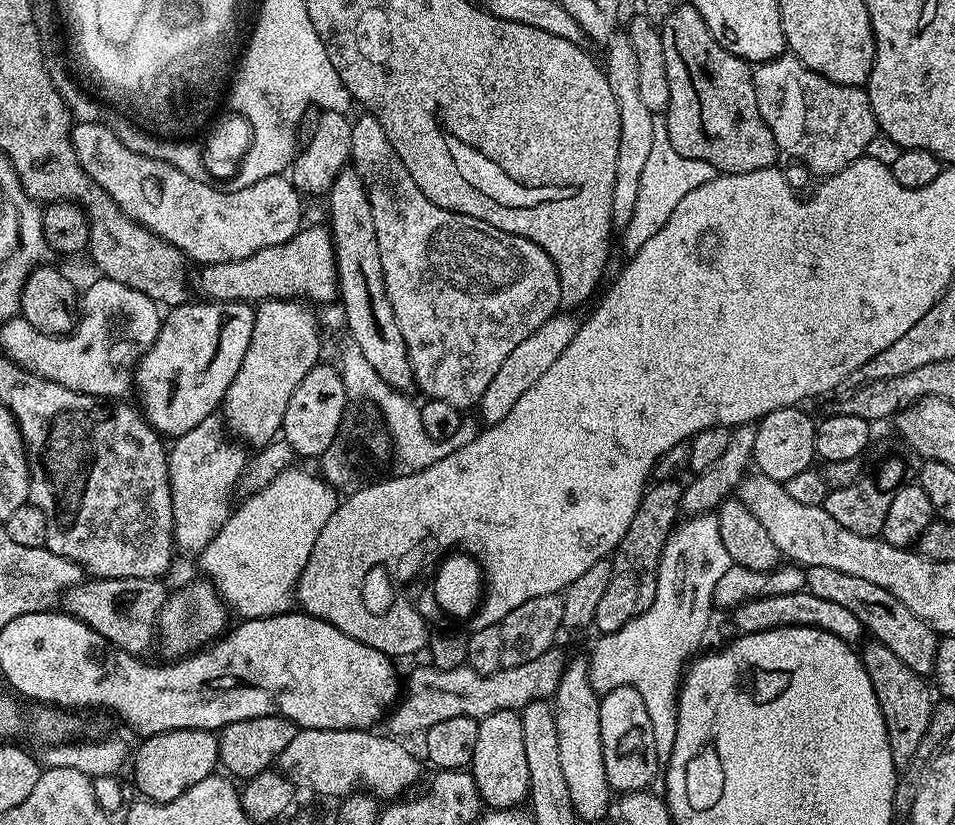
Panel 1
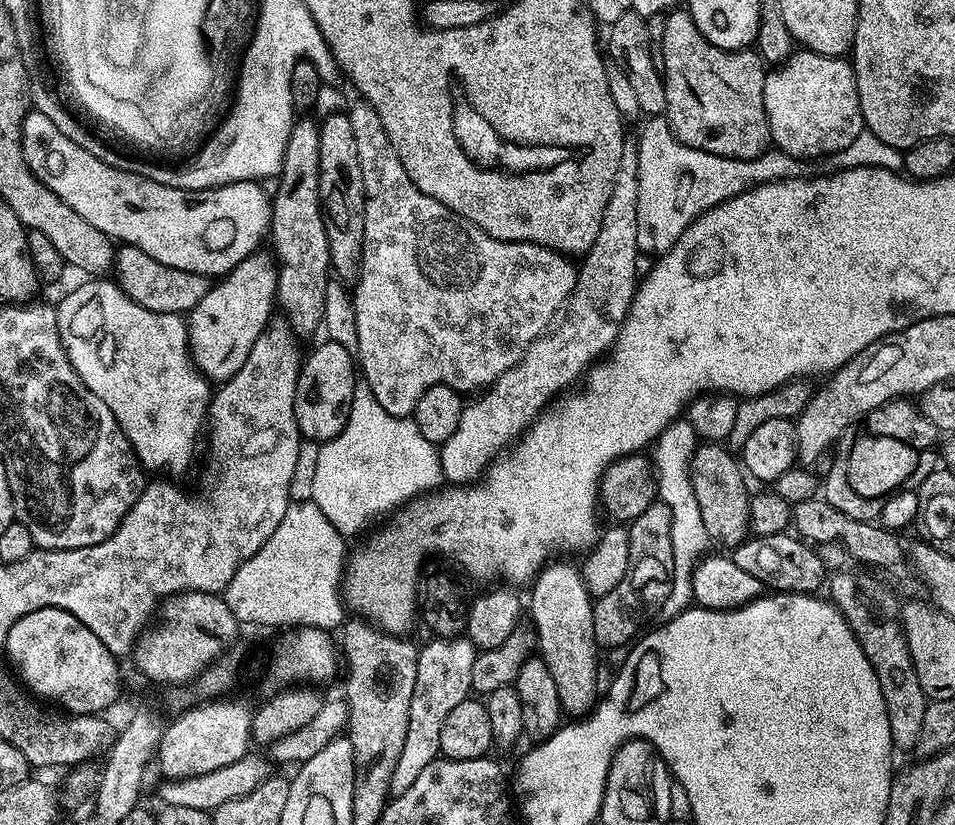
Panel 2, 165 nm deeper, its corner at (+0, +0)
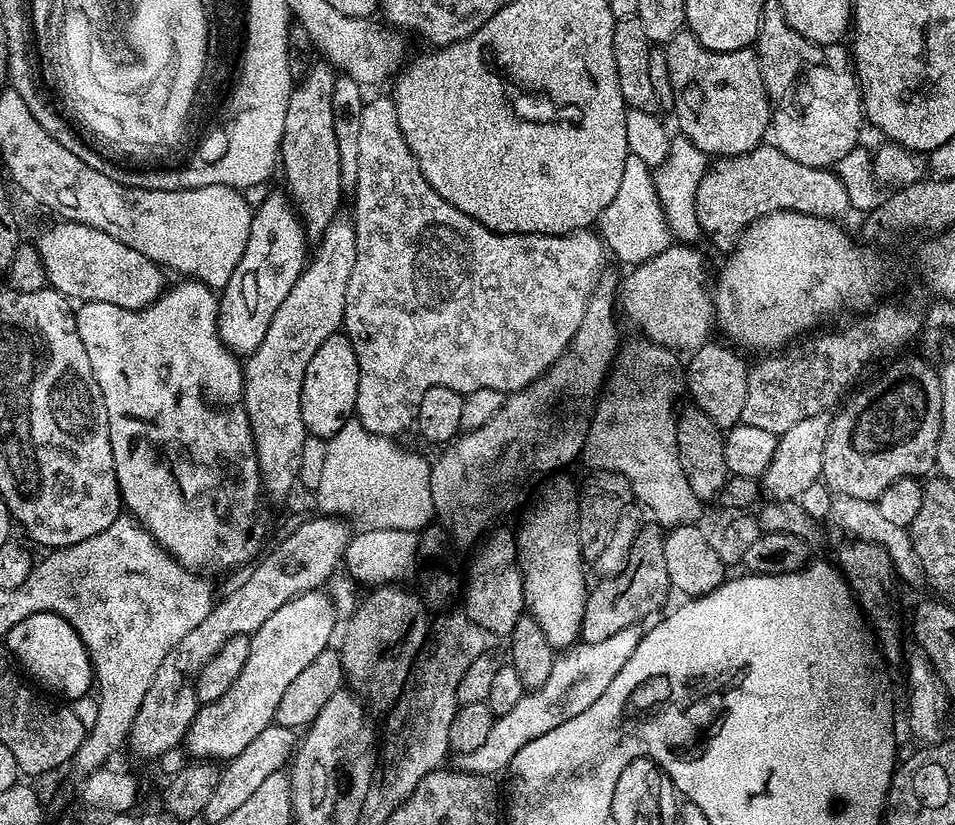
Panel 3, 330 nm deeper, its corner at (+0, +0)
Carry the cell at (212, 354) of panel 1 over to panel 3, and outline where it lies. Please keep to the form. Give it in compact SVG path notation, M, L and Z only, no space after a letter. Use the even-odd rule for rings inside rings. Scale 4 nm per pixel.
M283 191L270 193L260 205L258 203L255 205L246 250L242 250L242 259L238 262L238 266L234 266L234 274L230 274L230 280L219 293L216 305L216 333L229 352L250 354L258 350L262 338L266 338L266 329L270 326L270 318L274 316L274 310L278 310L282 298L290 294L290 286L298 282L300 271L304 269L306 263L304 244L306 245L304 226Z

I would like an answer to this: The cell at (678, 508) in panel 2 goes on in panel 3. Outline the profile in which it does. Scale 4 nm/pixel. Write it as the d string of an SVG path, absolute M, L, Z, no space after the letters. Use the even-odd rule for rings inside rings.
M651 342L644 344L628 344L619 349L615 361L615 371L611 373L610 383L603 393L604 401L596 408L587 425L587 440L583 455L593 464L592 468L601 472L619 472L629 480L632 495L641 500L652 511L652 516L661 529L671 530L683 524L696 524L699 521L700 501L690 490L690 482L686 482L686 474L682 470L682 462L678 458L676 430L678 416L672 407L676 404L676 391L681 391L686 380L686 368L675 351Z

